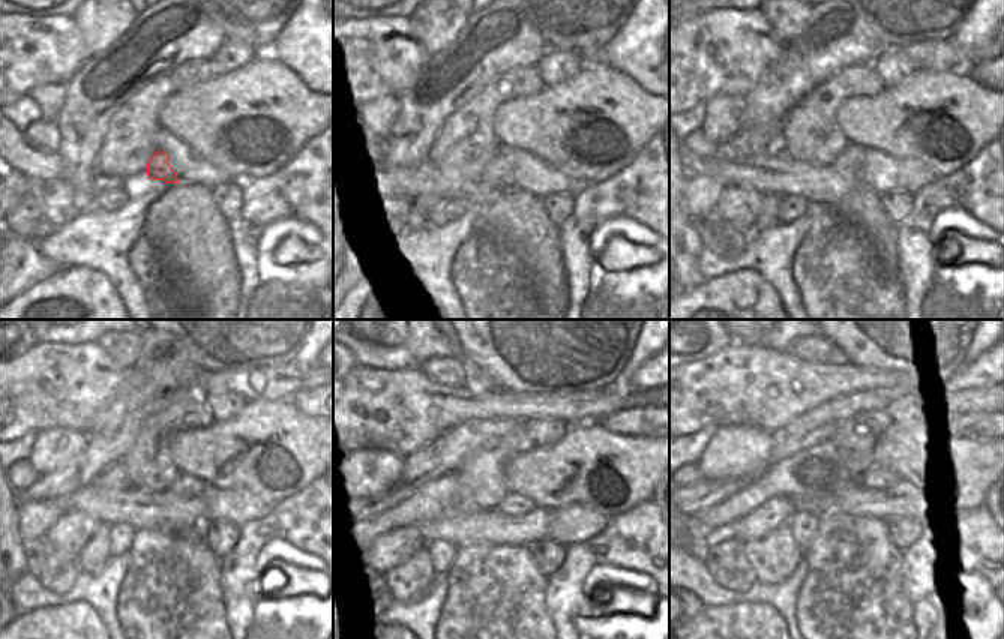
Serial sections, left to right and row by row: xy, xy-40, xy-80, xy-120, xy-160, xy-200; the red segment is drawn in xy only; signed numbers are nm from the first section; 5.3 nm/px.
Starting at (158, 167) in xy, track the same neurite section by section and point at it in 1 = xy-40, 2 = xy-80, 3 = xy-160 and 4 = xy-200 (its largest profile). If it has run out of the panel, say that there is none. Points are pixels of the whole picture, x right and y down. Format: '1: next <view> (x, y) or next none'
1: next xy-40 (495, 174)
2: next xy-80 (836, 164)
3: next xy-160 (512, 504)
4: next xy-200 (854, 500)

